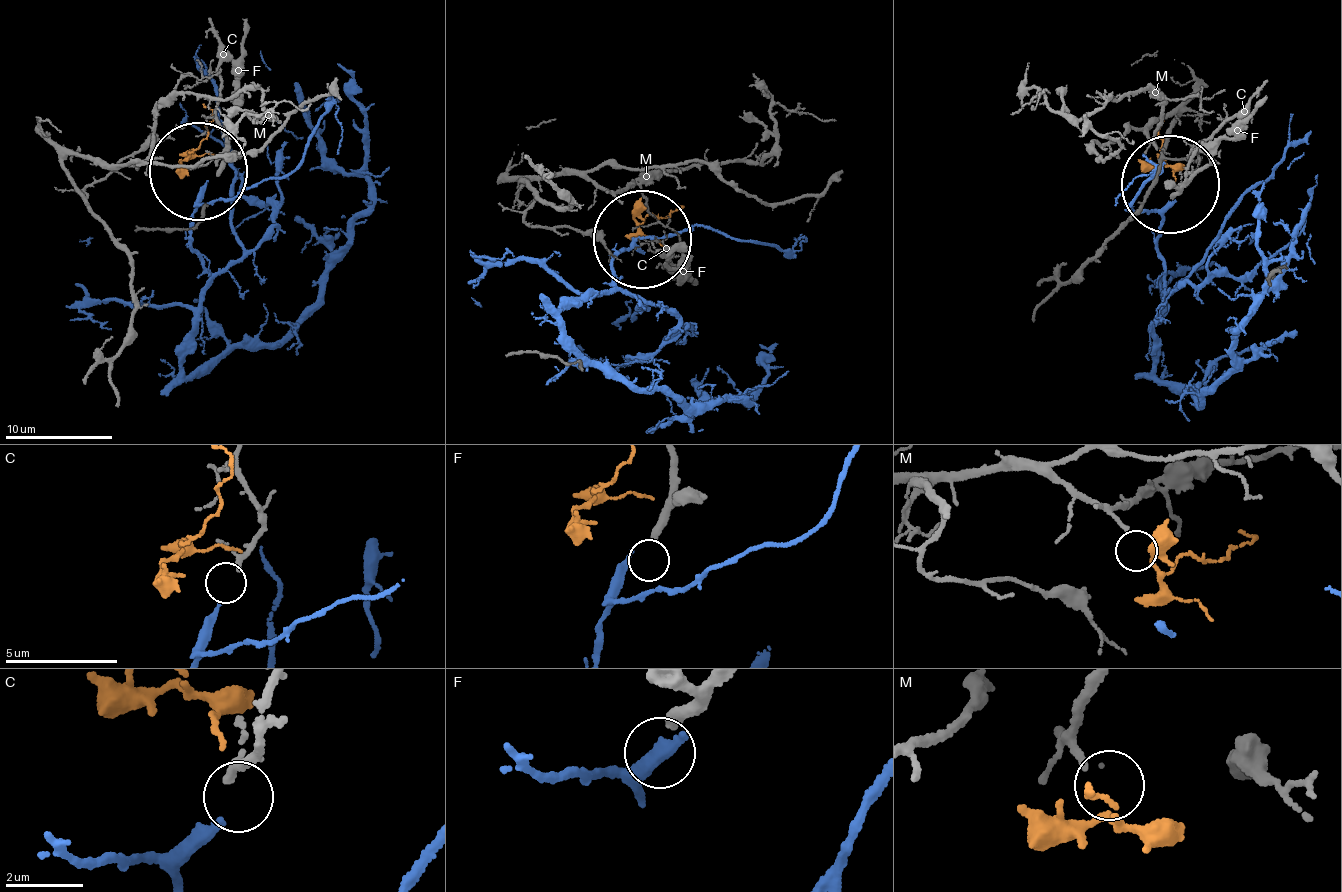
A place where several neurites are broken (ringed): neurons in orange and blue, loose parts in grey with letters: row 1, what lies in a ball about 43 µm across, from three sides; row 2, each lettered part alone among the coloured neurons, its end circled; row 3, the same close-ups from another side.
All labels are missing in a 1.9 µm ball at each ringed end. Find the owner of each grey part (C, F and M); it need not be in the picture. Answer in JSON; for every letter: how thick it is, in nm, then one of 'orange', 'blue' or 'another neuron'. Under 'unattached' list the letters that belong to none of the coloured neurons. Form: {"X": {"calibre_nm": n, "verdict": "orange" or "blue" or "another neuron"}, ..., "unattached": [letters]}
{"C": {"calibre_nm": 180, "verdict": "blue"}, "F": {"calibre_nm": 320, "verdict": "another neuron"}, "M": {"calibre_nm": 160, "verdict": "orange"}, "unattached": ["F"]}

